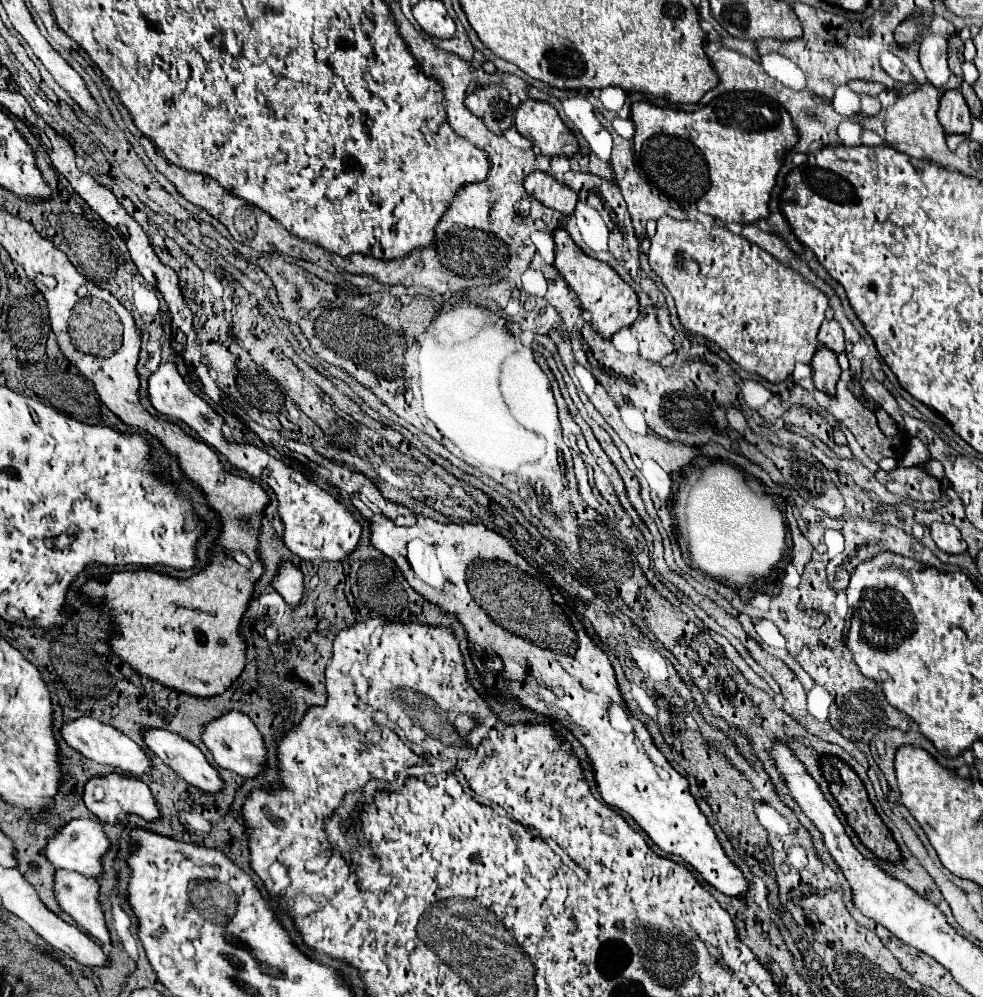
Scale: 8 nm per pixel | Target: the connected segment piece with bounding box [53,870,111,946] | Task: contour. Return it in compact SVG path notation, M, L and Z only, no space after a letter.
M55 870L53 894L61 910L67 912L77 926L81 926L93 938L99 938L103 946L111 944L103 910L97 902L99 884L93 878L85 878L69 870Z

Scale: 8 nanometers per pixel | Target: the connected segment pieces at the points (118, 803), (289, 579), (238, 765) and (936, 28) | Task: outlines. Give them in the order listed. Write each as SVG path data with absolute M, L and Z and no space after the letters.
M105 774L105 776L93 776L83 790L83 800L85 806L89 808L89 812L93 812L101 822L109 822L115 824L119 814L127 816L127 814L137 814L145 820L157 820L159 818L159 810L157 804L151 796L149 786L135 778L135 776L123 776L123 774Z
M281 560L279 562L277 572L275 572L273 580L271 580L271 586L285 598L285 602L289 606L297 606L307 596L307 588L305 588L305 582L303 582L303 574L289 560Z
M225 712L219 718L209 720L203 726L201 732L201 740L203 744L209 748L209 752L213 754L215 762L221 768L227 768L239 776L257 776L261 772L261 766L265 764L265 744L263 738L259 734L259 730L255 728L255 724L251 722L249 716L245 716L243 712Z
M931 16L929 32L935 32L935 34L947 34L947 32L955 32L955 28L953 28L953 24L947 22L945 18L941 18L941 16Z

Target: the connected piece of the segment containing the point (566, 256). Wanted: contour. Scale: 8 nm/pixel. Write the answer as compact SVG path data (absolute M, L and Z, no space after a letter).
M557 228L553 232L553 238L555 238L555 268L559 270L563 280L571 286L571 290L575 290L581 306L591 314L591 322L597 328L599 336L609 340L617 330L629 328L639 314L639 300L633 288L625 284L611 266L595 258L589 258L563 228Z

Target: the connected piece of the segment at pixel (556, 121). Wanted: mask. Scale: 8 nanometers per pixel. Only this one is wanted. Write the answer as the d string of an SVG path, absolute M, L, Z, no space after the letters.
M525 100L519 104L515 114L517 132L531 140L543 156L575 156L579 152L577 138L561 122L557 110L539 100Z

